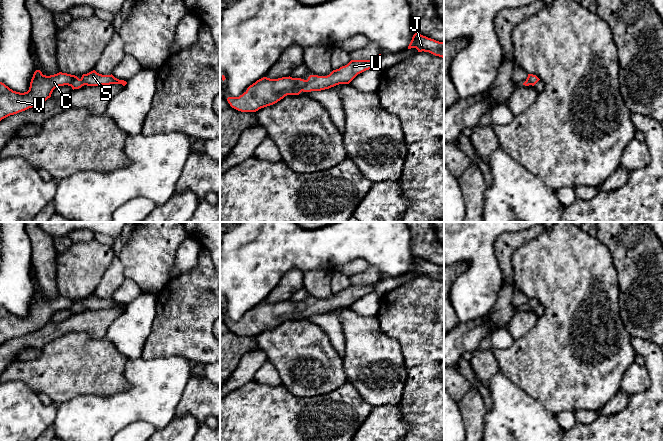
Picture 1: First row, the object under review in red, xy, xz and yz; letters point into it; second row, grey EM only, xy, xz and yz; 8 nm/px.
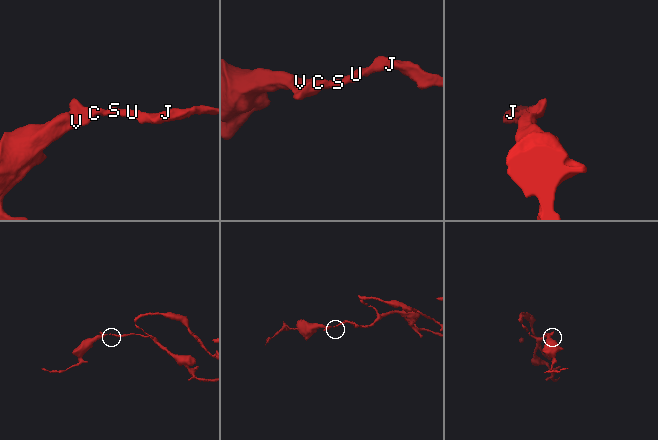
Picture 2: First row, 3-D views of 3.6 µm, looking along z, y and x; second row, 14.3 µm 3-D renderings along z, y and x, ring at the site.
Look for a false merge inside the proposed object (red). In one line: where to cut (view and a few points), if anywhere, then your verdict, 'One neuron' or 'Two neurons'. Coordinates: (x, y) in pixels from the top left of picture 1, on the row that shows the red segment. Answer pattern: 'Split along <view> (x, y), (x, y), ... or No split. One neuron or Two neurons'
No split. One neuron

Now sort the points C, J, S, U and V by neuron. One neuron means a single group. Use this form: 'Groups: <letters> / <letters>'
Groups: C J S U V

